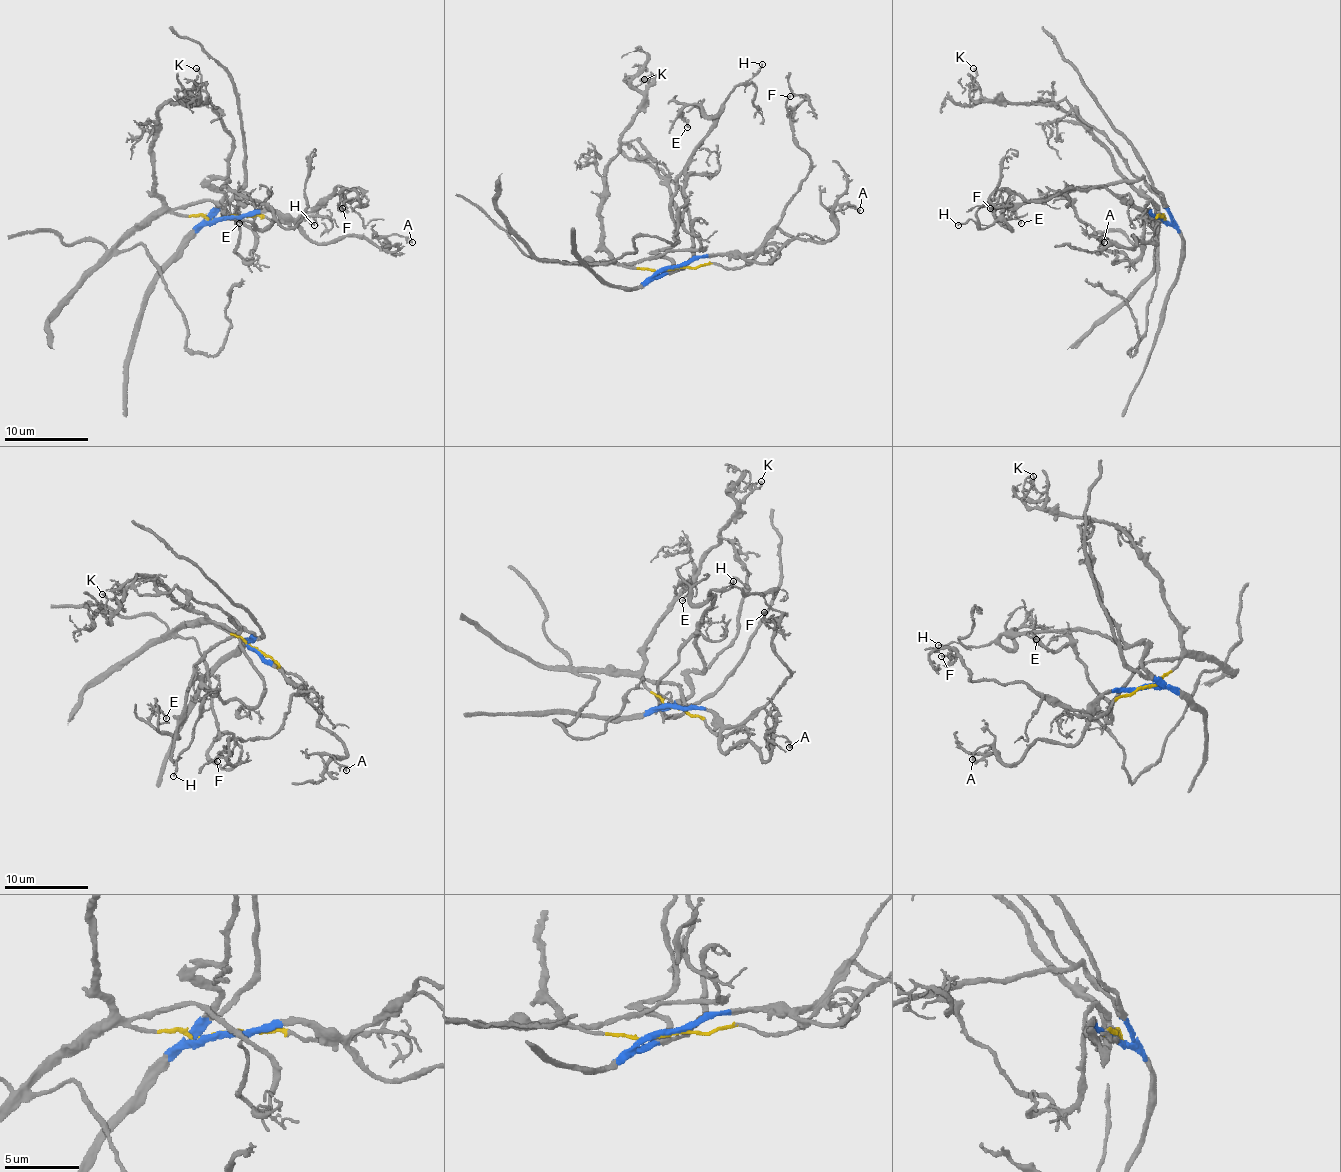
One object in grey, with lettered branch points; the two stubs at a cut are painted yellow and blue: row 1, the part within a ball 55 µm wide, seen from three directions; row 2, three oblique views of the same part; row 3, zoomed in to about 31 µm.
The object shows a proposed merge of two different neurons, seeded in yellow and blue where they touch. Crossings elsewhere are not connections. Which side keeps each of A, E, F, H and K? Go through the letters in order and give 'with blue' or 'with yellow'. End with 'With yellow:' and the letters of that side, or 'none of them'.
A: with blue
E: with blue
F: with blue
H: with blue
K: with yellow
With yellow: K

